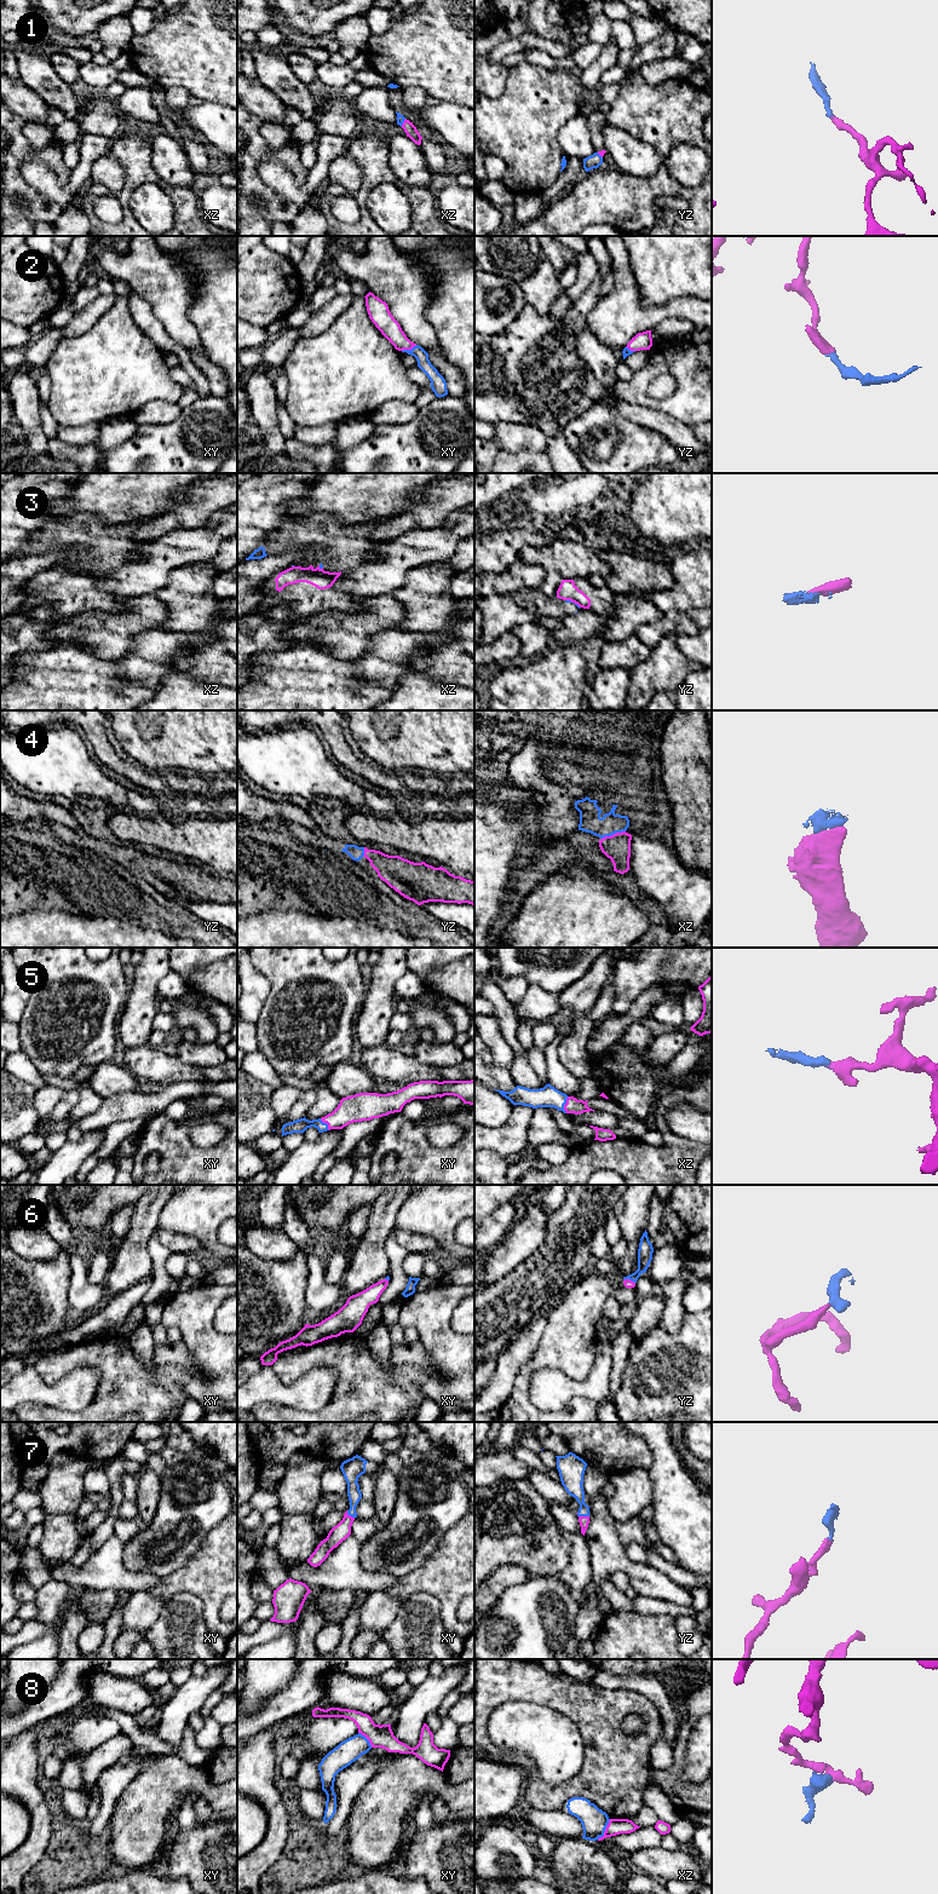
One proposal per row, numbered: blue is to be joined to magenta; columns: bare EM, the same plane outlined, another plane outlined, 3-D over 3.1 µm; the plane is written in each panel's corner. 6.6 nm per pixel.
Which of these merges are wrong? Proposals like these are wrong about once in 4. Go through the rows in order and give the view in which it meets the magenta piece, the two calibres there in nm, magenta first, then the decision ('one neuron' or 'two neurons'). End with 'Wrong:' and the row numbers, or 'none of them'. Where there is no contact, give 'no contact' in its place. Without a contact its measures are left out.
1: meets magenta in xz; 80 nm thick on the magenta side, 50 nm on the other; one neuron
2: meets magenta in xy; 140 nm thick on the magenta side, 90 nm on the other; one neuron
3: meets magenta in yz; 120 nm thick on the magenta side, 20 nm on the other; two neurons
4: meets magenta in xz; 180 nm thick on the magenta side, 140 nm on the other; one neuron
5: meets magenta in xz; 100 nm thick on the magenta side, 140 nm on the other; one neuron
6: meets magenta in yz; 50 nm thick on the magenta side, 100 nm on the other; one neuron
7: meets magenta in xy; 110 nm thick on the magenta side, 90 nm on the other; one neuron
8: meets magenta in xz; 110 nm thick on the magenta side, 170 nm on the other; two neurons
Wrong: 3, 8

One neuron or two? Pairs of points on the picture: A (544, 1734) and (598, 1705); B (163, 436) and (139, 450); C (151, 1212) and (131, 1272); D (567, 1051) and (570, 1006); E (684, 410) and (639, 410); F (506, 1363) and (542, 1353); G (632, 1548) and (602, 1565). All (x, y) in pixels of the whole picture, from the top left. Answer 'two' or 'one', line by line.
A: two
B: one
C: one
D: one
E: two
F: two
G: two

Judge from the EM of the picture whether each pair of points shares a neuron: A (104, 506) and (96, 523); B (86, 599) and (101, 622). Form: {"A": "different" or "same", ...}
{"A": "different", "B": "different"}

